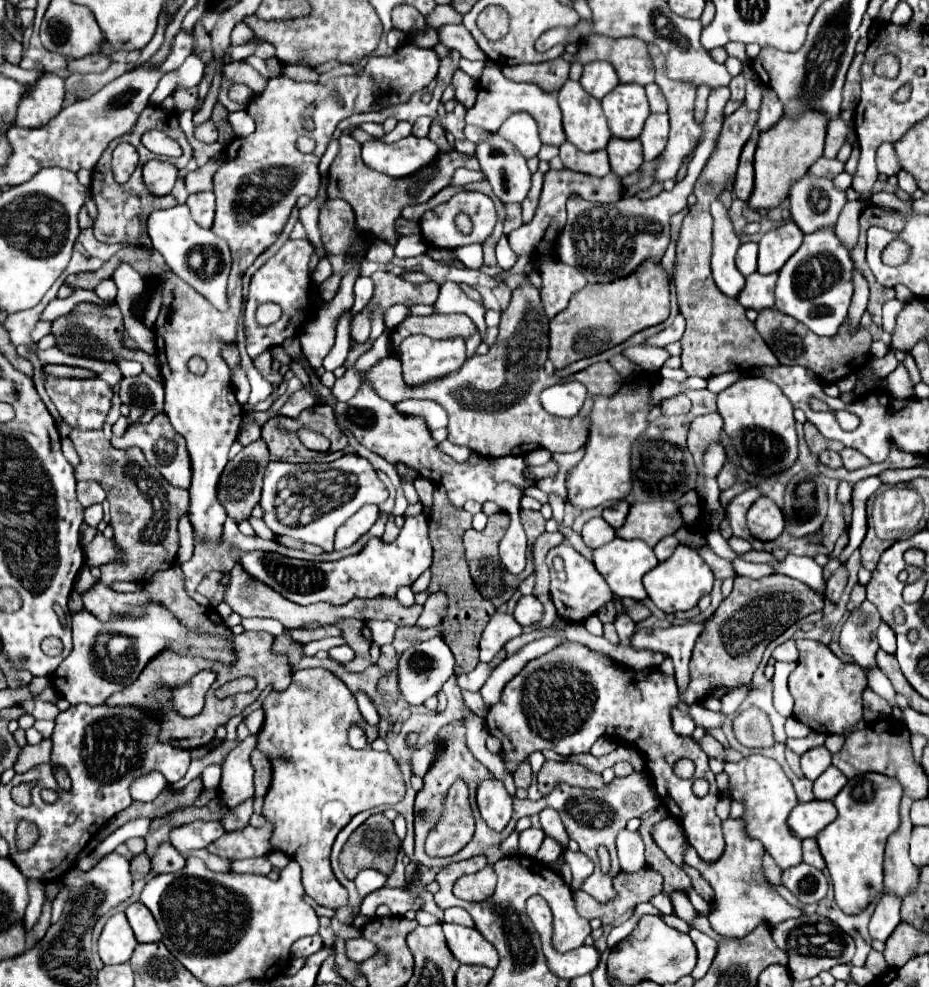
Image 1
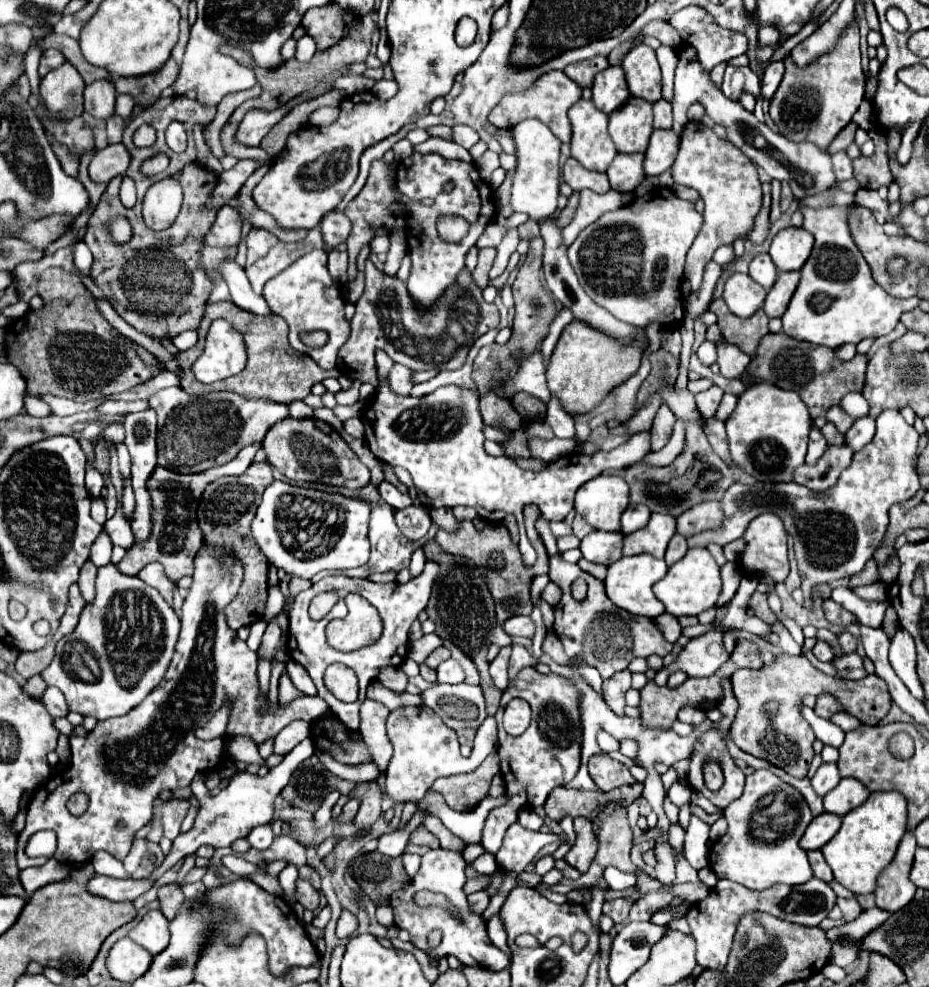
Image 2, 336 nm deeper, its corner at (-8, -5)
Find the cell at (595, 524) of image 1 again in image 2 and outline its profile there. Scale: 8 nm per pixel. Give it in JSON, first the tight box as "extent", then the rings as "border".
{"extent":[581,531,623,565],"border":[[[593,531],[587,537],[583,537],[581,553],[591,563],[611,565],[619,561],[623,555],[623,535],[607,533],[607,531]]]}

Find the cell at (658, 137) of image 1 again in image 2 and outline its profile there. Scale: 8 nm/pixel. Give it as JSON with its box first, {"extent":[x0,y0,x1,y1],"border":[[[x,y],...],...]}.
{"extent":[645,129,679,175],"border":[[[655,129],[651,139],[649,139],[649,147],[645,151],[645,175],[661,175],[663,171],[667,171],[679,151],[679,137],[675,135],[675,131],[665,131],[665,129]]]}

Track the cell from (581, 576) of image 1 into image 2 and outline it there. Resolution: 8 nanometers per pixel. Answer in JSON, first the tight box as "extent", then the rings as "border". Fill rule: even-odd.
{"extent":[549,555,673,679],"border":[[[559,555],[551,557],[551,571],[549,577],[553,583],[557,583],[563,591],[563,599],[559,601],[559,605],[555,607],[555,613],[559,617],[555,617],[555,633],[563,643],[565,655],[567,657],[583,657],[585,663],[589,663],[591,667],[595,667],[603,679],[609,679],[613,673],[623,671],[625,663],[629,663],[635,657],[649,657],[649,655],[659,655],[665,657],[671,653],[673,645],[663,637],[661,629],[655,625],[655,621],[647,619],[647,617],[633,617],[631,621],[613,617],[615,613],[615,605],[609,601],[609,597],[605,595],[605,585],[603,581],[591,577],[589,573],[581,571],[579,565],[573,563],[565,563]],[[581,577],[587,581],[589,589],[587,589],[587,597],[583,601],[575,601],[569,593],[571,583]]]}

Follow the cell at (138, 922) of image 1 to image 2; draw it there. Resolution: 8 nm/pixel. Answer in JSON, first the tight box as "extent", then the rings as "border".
{"extent":[129,911,169,955],"border":[[[149,911],[129,937],[151,955],[159,955],[169,945],[169,921],[161,911]]]}

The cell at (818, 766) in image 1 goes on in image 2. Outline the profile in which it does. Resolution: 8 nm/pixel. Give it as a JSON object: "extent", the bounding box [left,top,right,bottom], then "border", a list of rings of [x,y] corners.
{"extent":[811,763,841,797],"border":[[[823,763],[823,765],[817,769],[815,777],[811,779],[811,785],[813,785],[815,793],[823,797],[823,795],[829,793],[831,789],[835,789],[839,781],[841,781],[841,775],[839,775],[837,765],[835,765],[835,763]]]}

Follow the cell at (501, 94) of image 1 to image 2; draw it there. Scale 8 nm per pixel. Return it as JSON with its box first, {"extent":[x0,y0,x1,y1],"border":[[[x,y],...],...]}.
{"extent":[489,71,581,143],"border":[[[551,71],[547,75],[543,75],[535,85],[531,85],[527,91],[523,93],[515,93],[515,95],[505,95],[503,101],[493,109],[493,113],[489,115],[489,121],[495,127],[501,129],[511,129],[515,127],[519,121],[523,119],[539,119],[543,121],[563,143],[571,141],[571,121],[567,117],[567,111],[571,105],[575,105],[581,99],[581,87],[575,85],[575,81],[571,81],[565,73],[561,71]]]}

